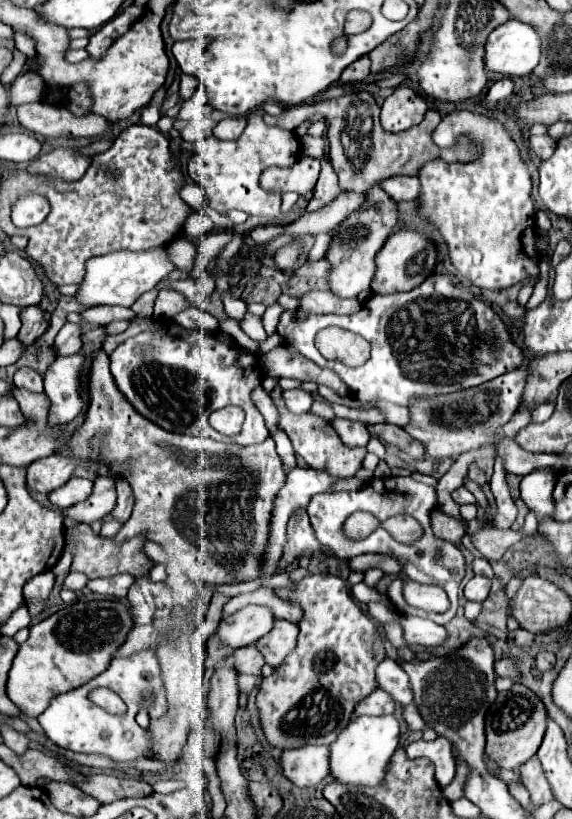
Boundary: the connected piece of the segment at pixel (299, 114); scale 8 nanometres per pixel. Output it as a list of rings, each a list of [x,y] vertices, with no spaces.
[[[350,93],[350,95],[342,95],[338,99],[330,99],[324,103],[316,103],[316,105],[300,105],[300,107],[286,107],[284,115],[272,117],[268,113],[264,113],[264,121],[268,125],[276,125],[288,131],[294,131],[300,121],[304,121],[310,115],[324,115],[324,119],[328,121],[328,145],[330,145],[330,157],[332,157],[332,165],[334,171],[340,179],[340,189],[344,191],[354,191],[354,193],[366,193],[368,187],[372,187],[372,183],[380,183],[382,179],[388,179],[392,175],[418,175],[418,169],[426,163],[432,161],[436,157],[442,155],[444,161],[452,163],[452,161],[472,161],[476,157],[474,147],[468,143],[466,137],[458,139],[458,145],[450,147],[450,149],[438,149],[432,143],[432,129],[440,123],[440,113],[436,109],[430,109],[424,117],[424,121],[416,127],[410,127],[406,131],[400,133],[390,133],[384,131],[380,125],[380,107],[376,105],[374,97],[370,93]]]

